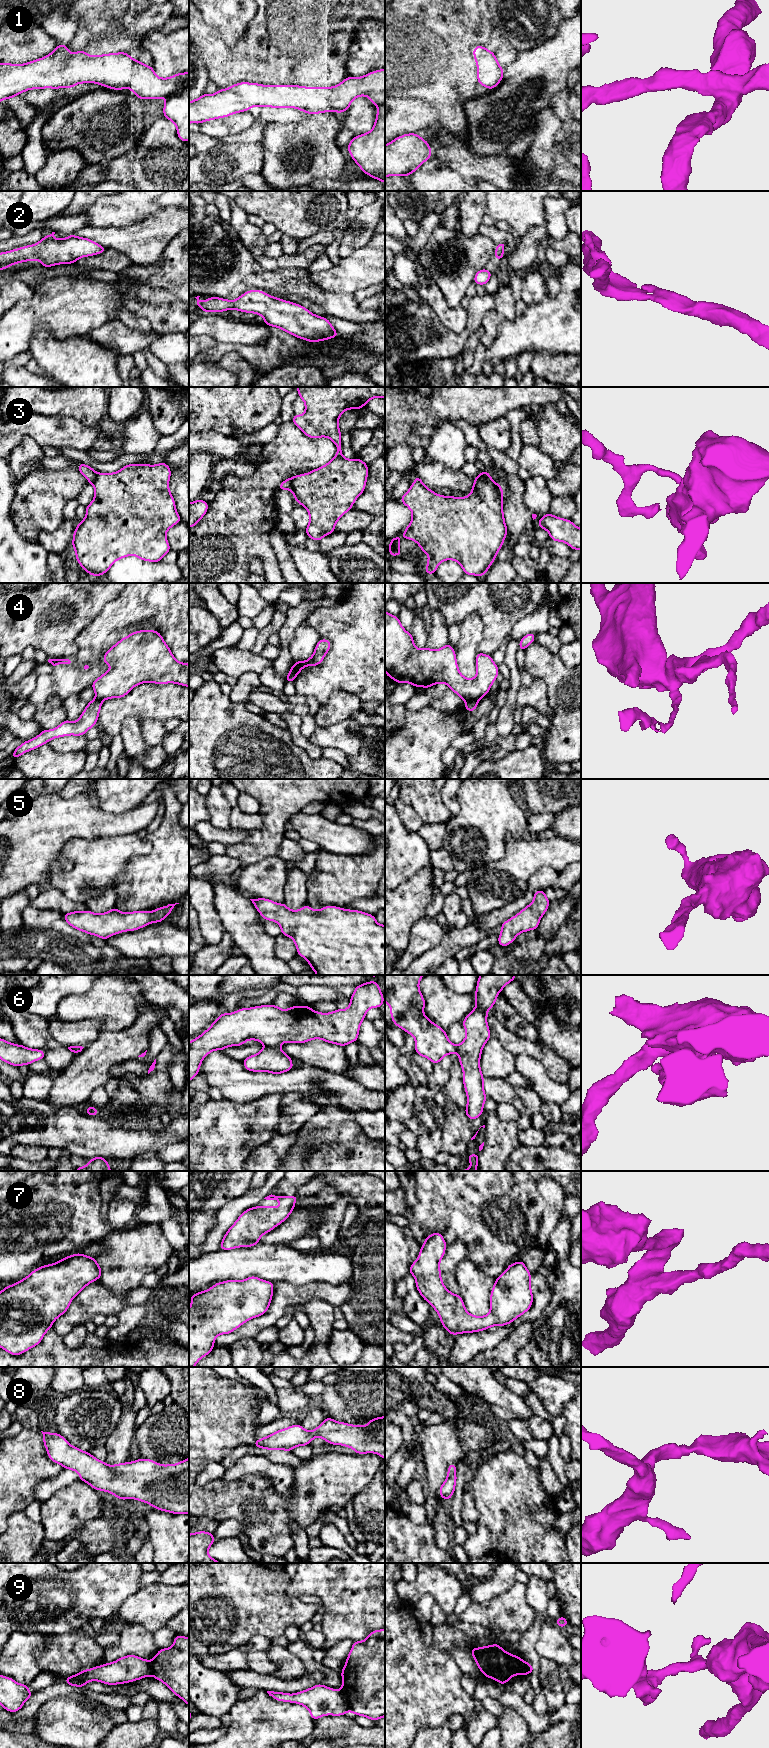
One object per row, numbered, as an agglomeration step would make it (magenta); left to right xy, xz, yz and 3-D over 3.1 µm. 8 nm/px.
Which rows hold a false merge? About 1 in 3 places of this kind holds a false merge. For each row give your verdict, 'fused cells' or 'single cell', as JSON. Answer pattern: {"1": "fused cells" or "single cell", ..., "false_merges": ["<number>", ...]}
{"1": "single cell", "2": "single cell", "3": "fused cells", "4": "fused cells", "5": "single cell", "6": "fused cells", "7": "single cell", "8": "single cell", "9": "fused cells", "false_merges": ["3", "4", "6", "9"]}

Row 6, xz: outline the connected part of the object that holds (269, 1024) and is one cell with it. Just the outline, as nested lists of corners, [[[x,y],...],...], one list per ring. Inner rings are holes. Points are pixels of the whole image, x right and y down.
[[[372,980],[357,985],[350,998],[347,1009],[336,1009],[330,1013],[314,1011],[310,1006],[291,1006],[281,1009],[274,1004],[240,1008],[233,1013],[221,1013],[212,1022],[209,1029],[199,1037],[189,1042],[189,1082],[198,1075],[202,1060],[212,1051],[230,1046],[242,1046],[248,1040],[256,1040],[266,1047],[279,1048],[285,1042],[306,1043],[313,1039],[321,1039],[345,1047],[347,1044],[358,1041],[360,1024],[364,1021],[366,1012],[373,1007],[380,1008],[384,1003],[379,984]]]

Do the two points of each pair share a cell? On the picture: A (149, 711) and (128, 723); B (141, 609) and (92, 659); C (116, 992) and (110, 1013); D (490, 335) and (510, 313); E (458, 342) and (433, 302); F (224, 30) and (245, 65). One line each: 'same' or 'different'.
A: different
B: same
C: same
D: same
E: different
F: different

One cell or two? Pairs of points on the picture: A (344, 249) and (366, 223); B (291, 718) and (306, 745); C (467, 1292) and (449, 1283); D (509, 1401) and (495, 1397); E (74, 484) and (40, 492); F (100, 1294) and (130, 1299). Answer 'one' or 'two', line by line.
A: one
B: one
C: two
D: one
E: one
F: one

